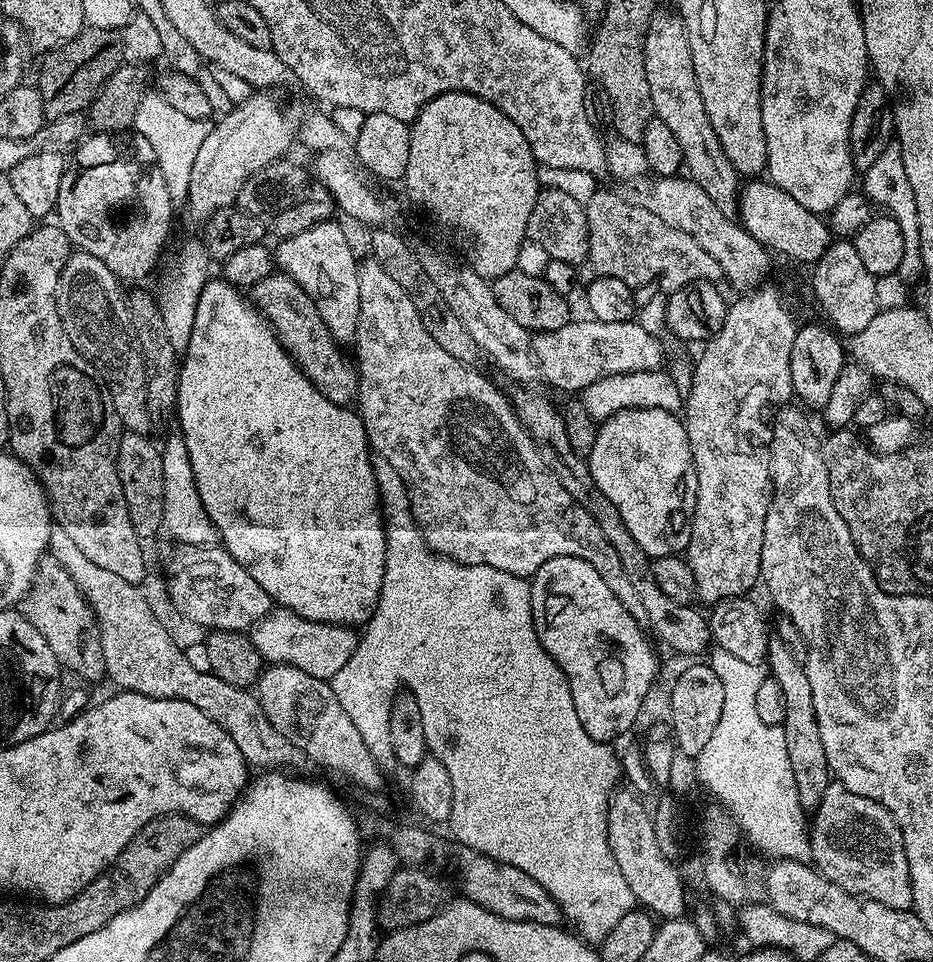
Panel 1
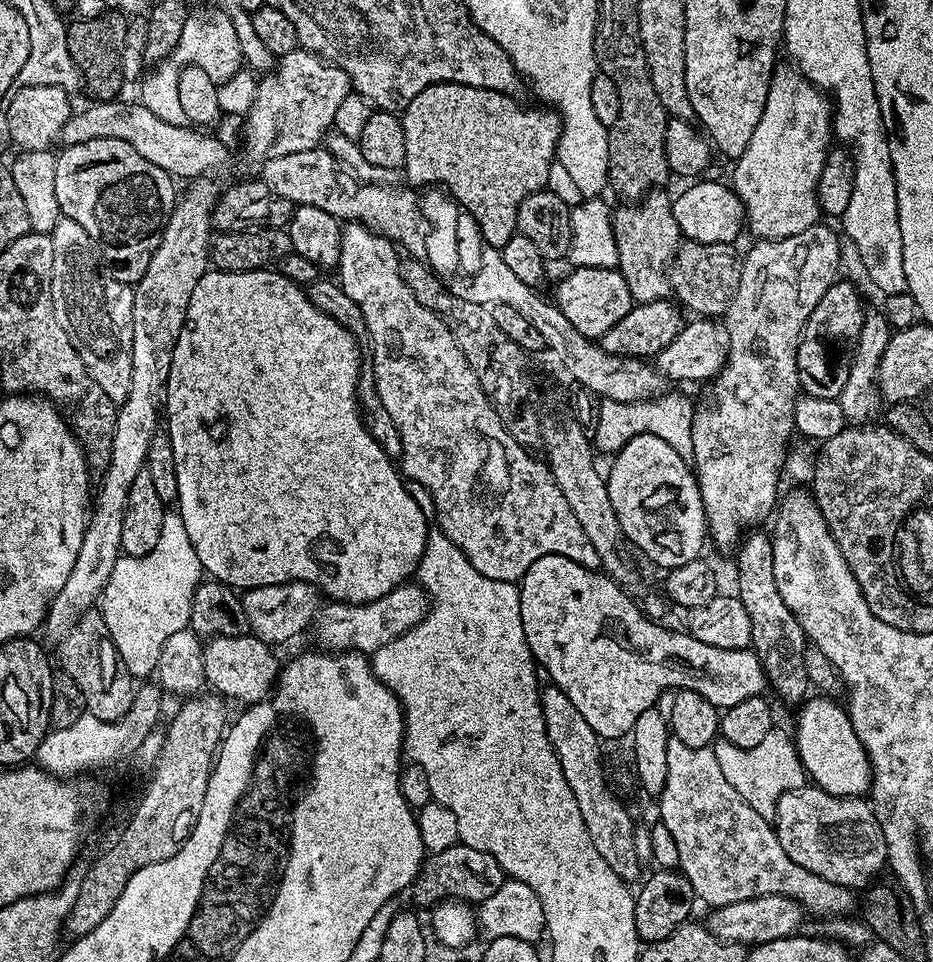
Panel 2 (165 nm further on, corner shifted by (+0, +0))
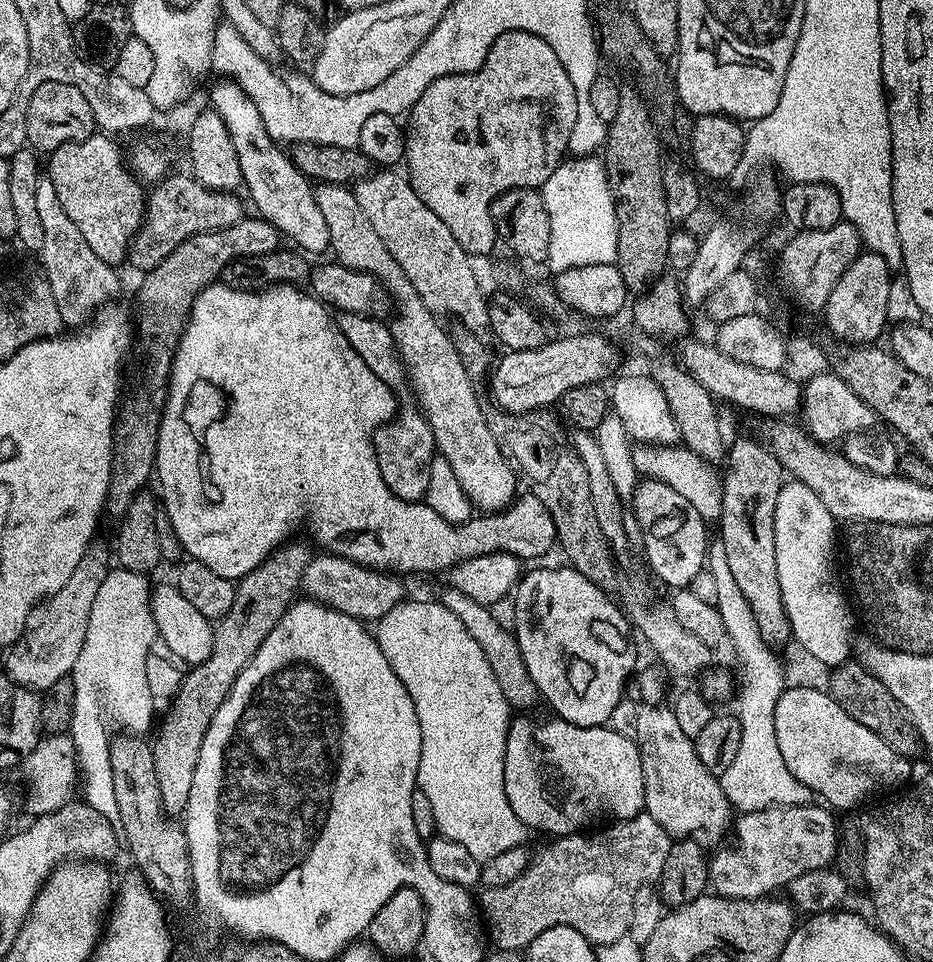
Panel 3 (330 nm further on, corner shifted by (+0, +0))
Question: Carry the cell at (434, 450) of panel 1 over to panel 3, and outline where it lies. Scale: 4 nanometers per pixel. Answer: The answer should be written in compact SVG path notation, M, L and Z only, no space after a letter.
M320 184L315 193L318 210L322 210L326 227L330 230L330 248L333 253L336 251L335 259L348 268L376 277L386 289L391 303L392 300L396 303L396 317L390 320L392 337L400 361L408 371L408 382L420 411L430 422L437 453L450 462L454 478L458 478L458 486L462 486L470 498L473 509L495 514L509 507L517 495L518 476L494 438L489 417L484 417L480 409L480 400L472 389L473 377L468 375L458 354L455 339L450 332L448 336L436 313L428 309L422 298L418 298L418 290L414 290L402 266L398 266L382 238L378 238L374 226L370 226L370 218L366 218L362 206L358 206L355 191L342 184Z

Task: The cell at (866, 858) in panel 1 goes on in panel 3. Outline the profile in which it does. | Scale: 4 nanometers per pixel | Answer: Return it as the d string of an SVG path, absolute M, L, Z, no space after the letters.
M816 802L743 813L734 824L740 845L711 857L708 888L731 900L758 900L779 893L779 888L787 889L799 875L829 867L836 858L838 837L838 823L831 815L835 816Z

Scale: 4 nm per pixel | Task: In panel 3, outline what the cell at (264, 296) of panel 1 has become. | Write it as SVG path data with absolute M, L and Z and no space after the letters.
M341 312L338 323L344 335L348 337L350 346L358 350L358 354L390 386L398 397L398 411L395 417L383 424L379 430L372 435L374 454L378 460L378 470L382 472L382 482L390 486L390 490L398 498L403 500L424 500L424 495L430 484L430 466L432 460L438 455L434 434L430 430L430 422L420 411L412 385L408 382L408 371L400 361L400 355L396 349L396 343L392 337L392 329L387 323L384 324L372 314L362 312Z

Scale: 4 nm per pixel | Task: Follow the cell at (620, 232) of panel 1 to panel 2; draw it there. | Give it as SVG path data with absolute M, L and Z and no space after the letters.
M681 243L670 269L671 287L674 289L675 299L689 313L692 311L692 314L700 318L720 318L728 311L744 269L741 253L736 253L735 250L731 244Z

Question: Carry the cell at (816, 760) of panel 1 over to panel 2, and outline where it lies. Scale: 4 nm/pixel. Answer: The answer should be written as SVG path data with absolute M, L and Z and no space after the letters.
M749 531L735 549L736 568L740 571L736 576L735 591L742 606L746 606L746 615L750 618L752 631L750 648L756 653L764 668L764 675L771 691L773 688L786 703L796 706L810 692L804 661L806 637L798 618L794 618L790 606L782 602L782 594L778 594L778 582L774 578L772 537L767 531L760 531Z

